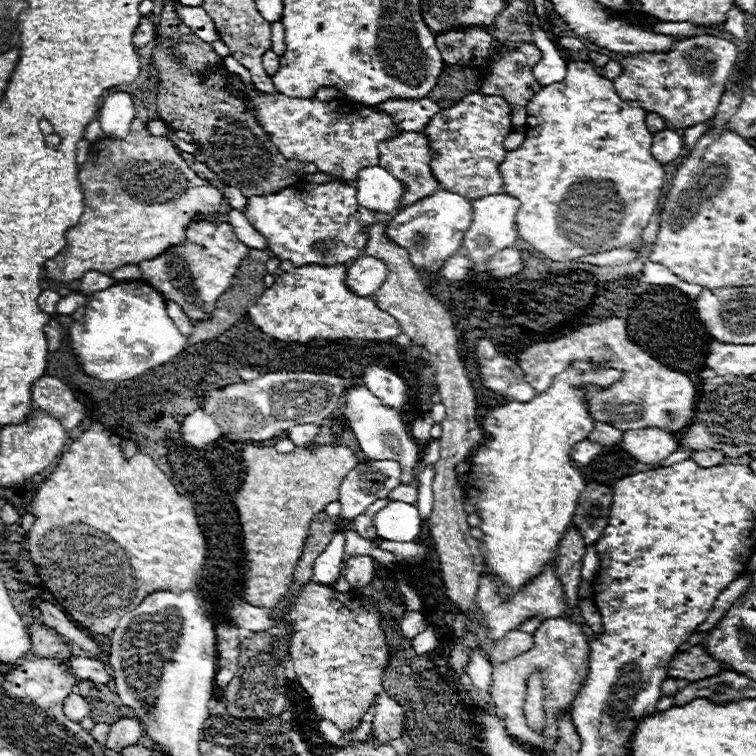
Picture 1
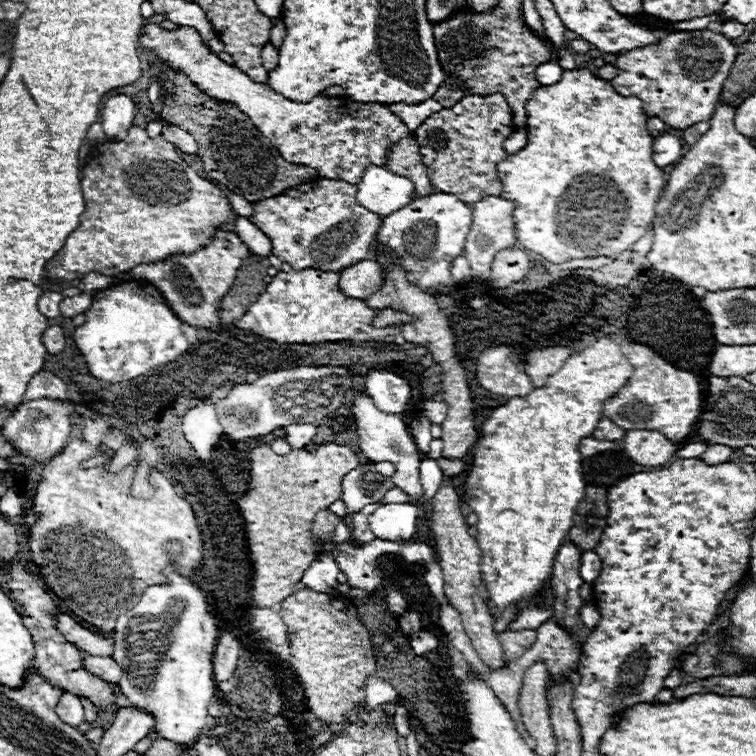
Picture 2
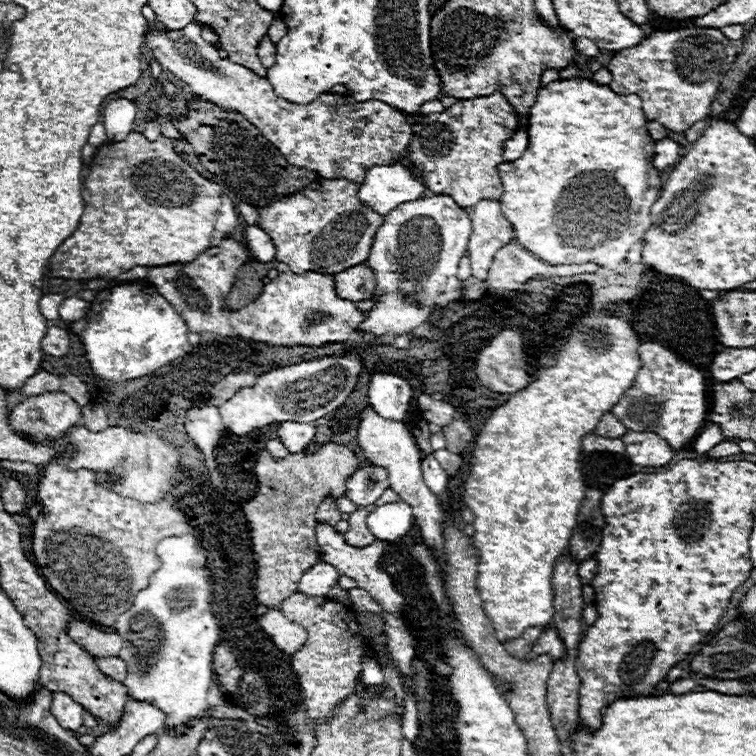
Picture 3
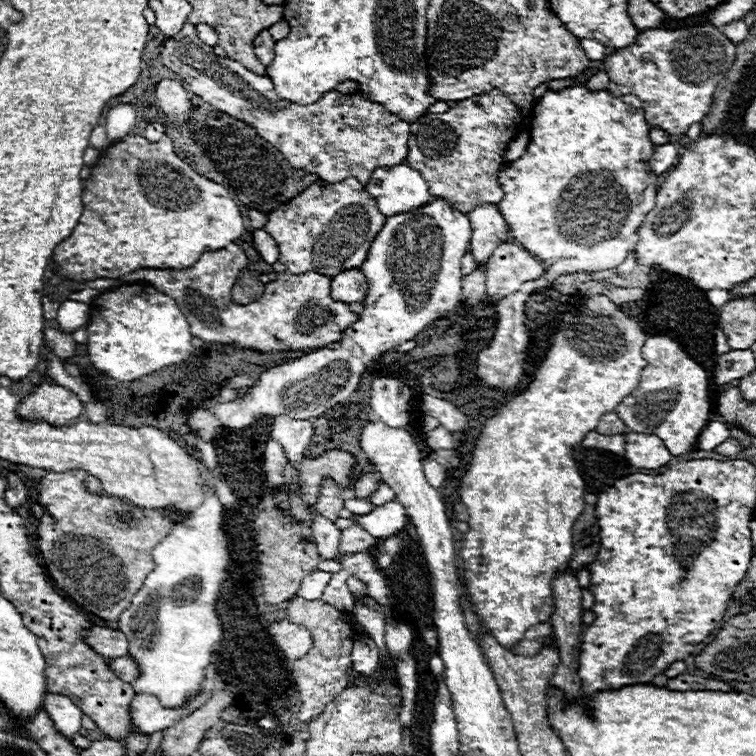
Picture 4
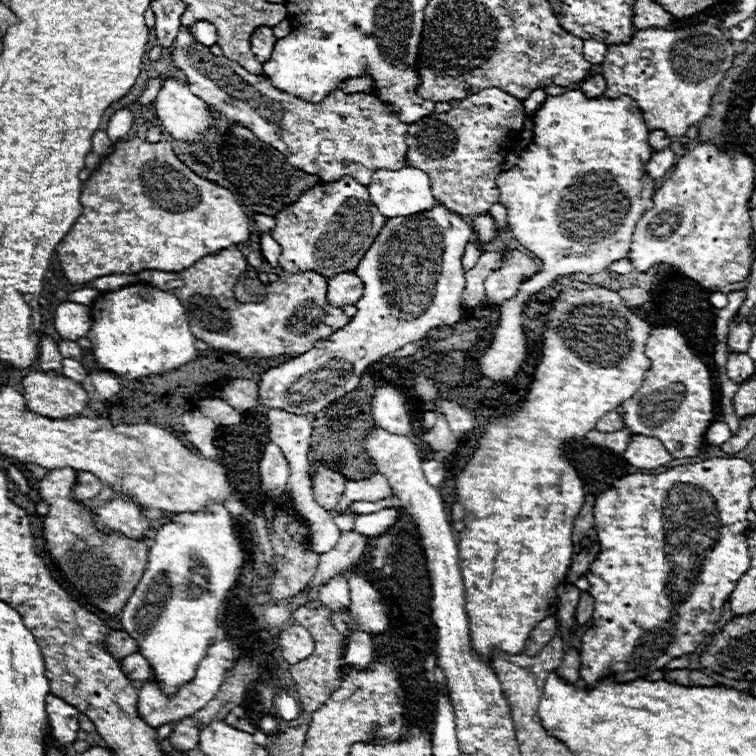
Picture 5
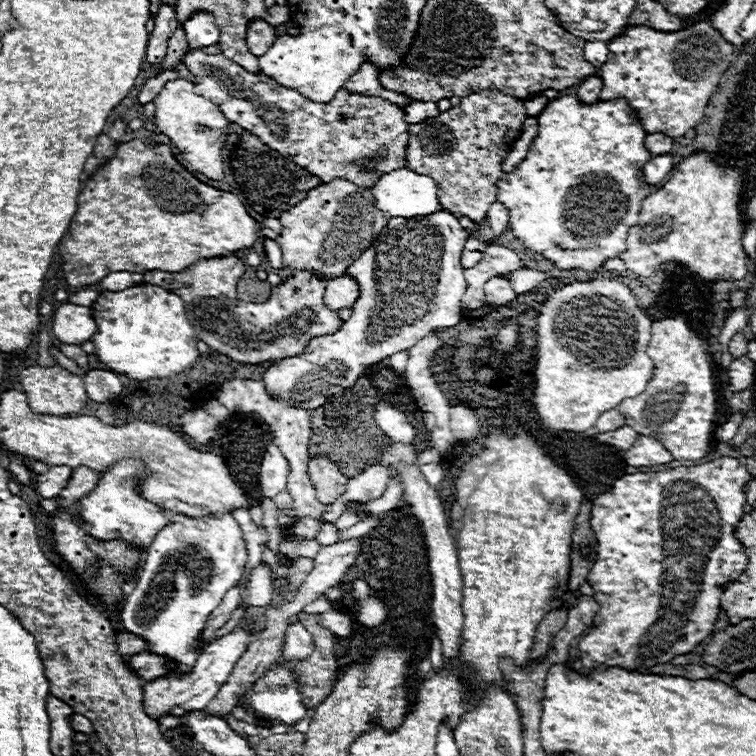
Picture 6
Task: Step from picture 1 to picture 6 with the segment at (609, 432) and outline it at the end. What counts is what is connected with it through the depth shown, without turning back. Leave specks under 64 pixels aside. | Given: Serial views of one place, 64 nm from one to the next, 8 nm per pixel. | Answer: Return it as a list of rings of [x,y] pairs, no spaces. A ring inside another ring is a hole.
[[[608,410],[596,422],[596,430],[598,432],[610,432],[610,430],[618,430],[622,426],[624,426],[624,416],[618,410]]]

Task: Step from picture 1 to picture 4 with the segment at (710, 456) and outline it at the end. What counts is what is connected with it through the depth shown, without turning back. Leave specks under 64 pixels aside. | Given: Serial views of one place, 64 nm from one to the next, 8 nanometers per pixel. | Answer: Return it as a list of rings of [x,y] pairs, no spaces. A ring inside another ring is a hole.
[[[728,438],[726,442],[722,442],[720,446],[716,446],[714,448],[714,452],[718,452],[718,454],[722,454],[722,456],[734,456],[734,454],[738,454],[742,448],[740,448],[740,444],[736,442],[736,440],[732,440],[732,438]]]

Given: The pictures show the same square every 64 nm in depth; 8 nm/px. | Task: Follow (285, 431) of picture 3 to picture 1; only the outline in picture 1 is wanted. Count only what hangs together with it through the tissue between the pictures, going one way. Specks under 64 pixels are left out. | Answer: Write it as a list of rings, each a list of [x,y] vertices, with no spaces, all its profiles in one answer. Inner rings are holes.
[[[298,424],[294,428],[288,430],[288,438],[296,444],[296,446],[306,446],[316,434],[318,434],[318,424]]]

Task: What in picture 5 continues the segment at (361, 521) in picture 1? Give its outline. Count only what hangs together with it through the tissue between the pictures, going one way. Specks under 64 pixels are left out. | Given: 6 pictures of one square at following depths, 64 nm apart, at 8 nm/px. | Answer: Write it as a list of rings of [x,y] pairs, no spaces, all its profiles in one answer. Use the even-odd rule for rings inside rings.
[[[354,530],[350,532],[342,532],[338,544],[334,550],[326,552],[320,556],[320,574],[314,582],[310,584],[326,584],[332,576],[342,574],[342,570],[346,570],[350,564],[354,564],[366,550],[368,544],[368,536],[358,534]]]

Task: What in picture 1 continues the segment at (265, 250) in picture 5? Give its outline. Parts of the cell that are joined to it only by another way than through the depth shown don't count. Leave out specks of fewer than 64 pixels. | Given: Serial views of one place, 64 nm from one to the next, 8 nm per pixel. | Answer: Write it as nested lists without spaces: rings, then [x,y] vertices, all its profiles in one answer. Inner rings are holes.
[[[230,208],[228,210],[228,224],[234,228],[238,240],[242,244],[246,244],[248,248],[260,248],[260,250],[266,248],[266,240],[254,230],[254,226],[248,222],[244,212],[240,212],[236,208]]]

